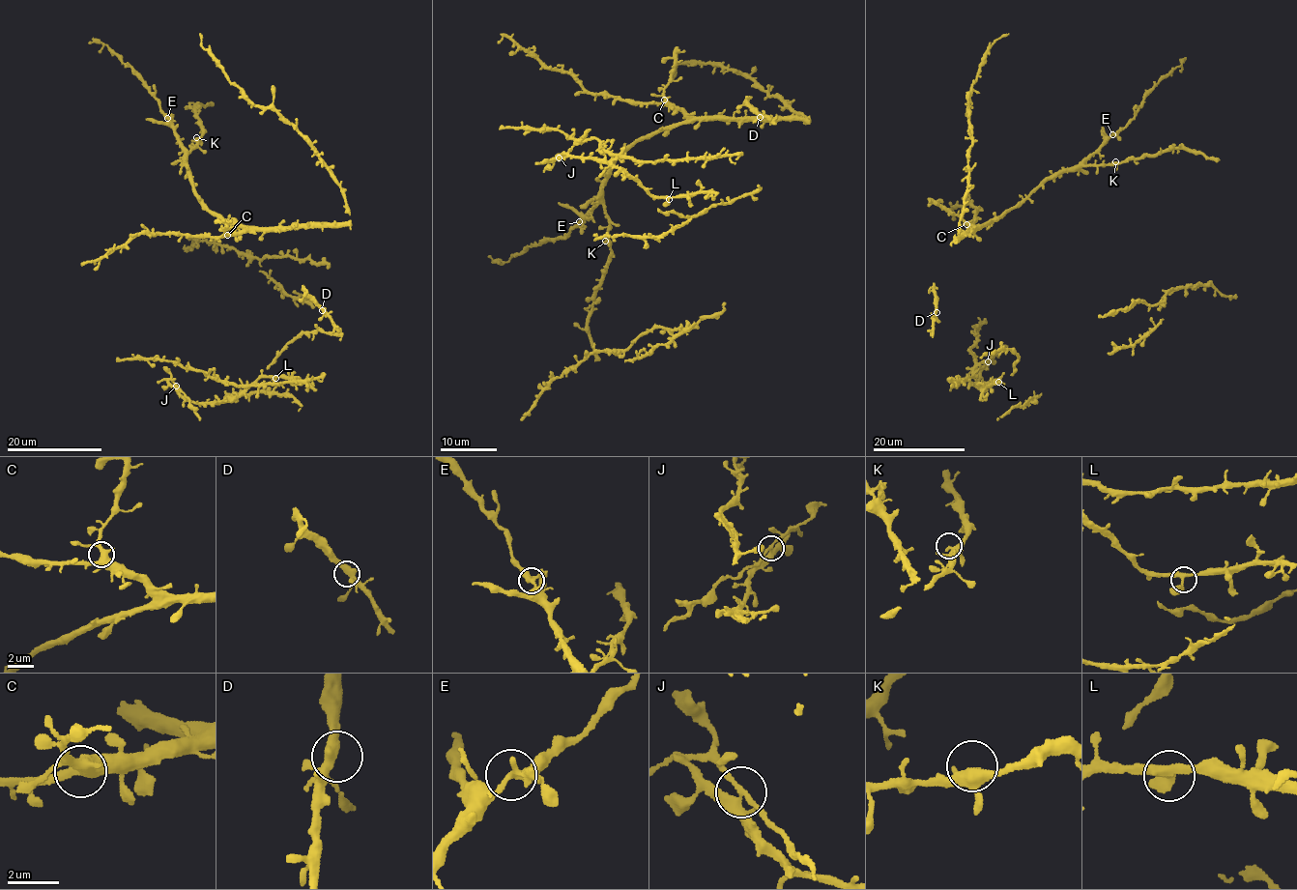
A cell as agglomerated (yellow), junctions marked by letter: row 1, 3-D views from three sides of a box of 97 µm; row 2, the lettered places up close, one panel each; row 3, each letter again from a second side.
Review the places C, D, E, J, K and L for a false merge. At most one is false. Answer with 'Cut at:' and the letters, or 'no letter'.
Cut at: J

